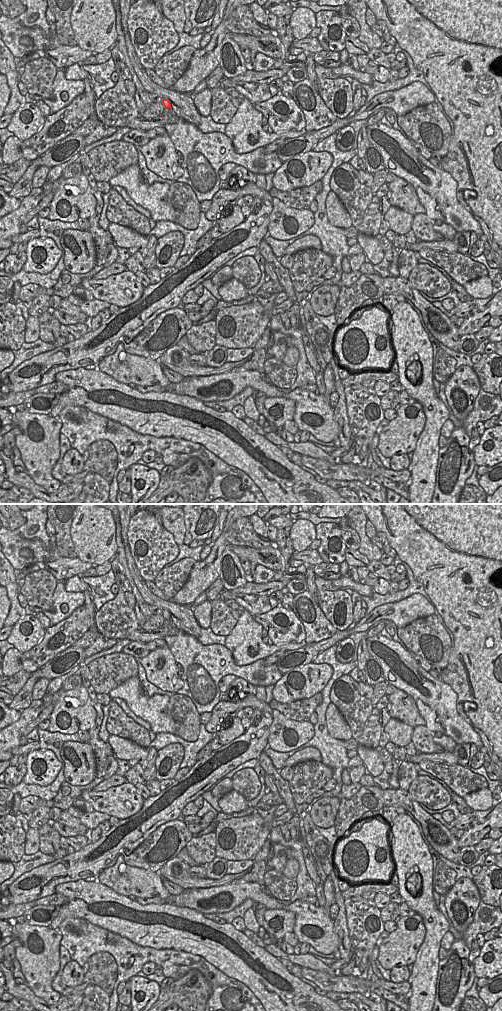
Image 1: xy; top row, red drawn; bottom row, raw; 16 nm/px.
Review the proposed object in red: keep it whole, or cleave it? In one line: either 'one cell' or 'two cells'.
one cell

